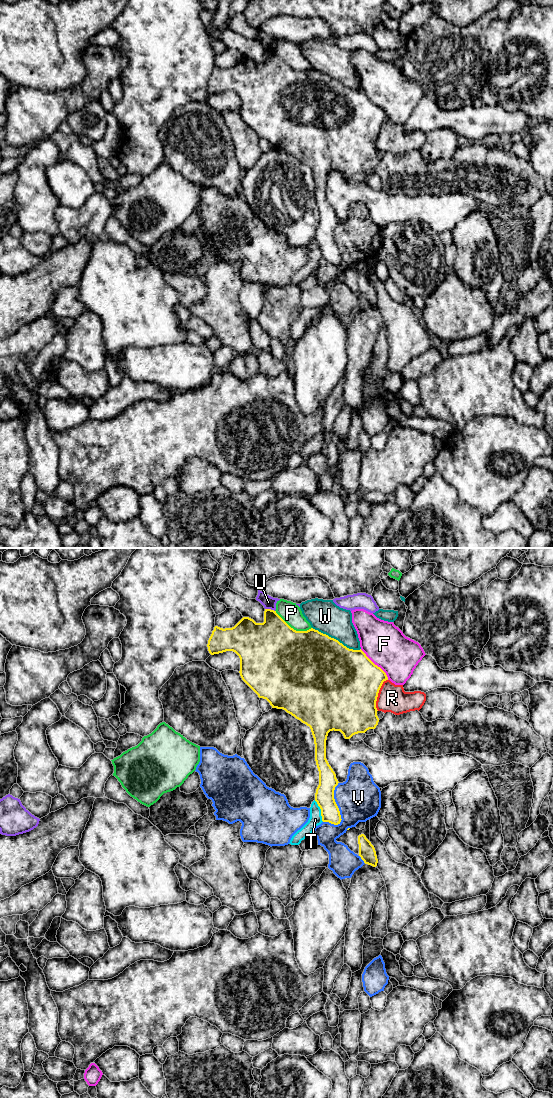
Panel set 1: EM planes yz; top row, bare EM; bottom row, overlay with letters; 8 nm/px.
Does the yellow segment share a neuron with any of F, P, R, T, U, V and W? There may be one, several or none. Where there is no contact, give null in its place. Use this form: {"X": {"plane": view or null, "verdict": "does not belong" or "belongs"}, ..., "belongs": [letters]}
{"F": {"plane": "yz", "verdict": "does not belong"}, "P": {"plane": "yz", "verdict": "does not belong"}, "R": {"plane": "yz", "verdict": "does not belong"}, "T": {"plane": "yz", "verdict": "does not belong"}, "U": {"plane": "yz", "verdict": "does not belong"}, "V": {"plane": "yz", "verdict": "does not belong"}, "W": {"plane": "yz", "verdict": "does not belong"}, "belongs": []}

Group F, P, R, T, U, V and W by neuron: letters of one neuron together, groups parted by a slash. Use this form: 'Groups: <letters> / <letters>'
Groups: F / P / R / T / U / V / W

